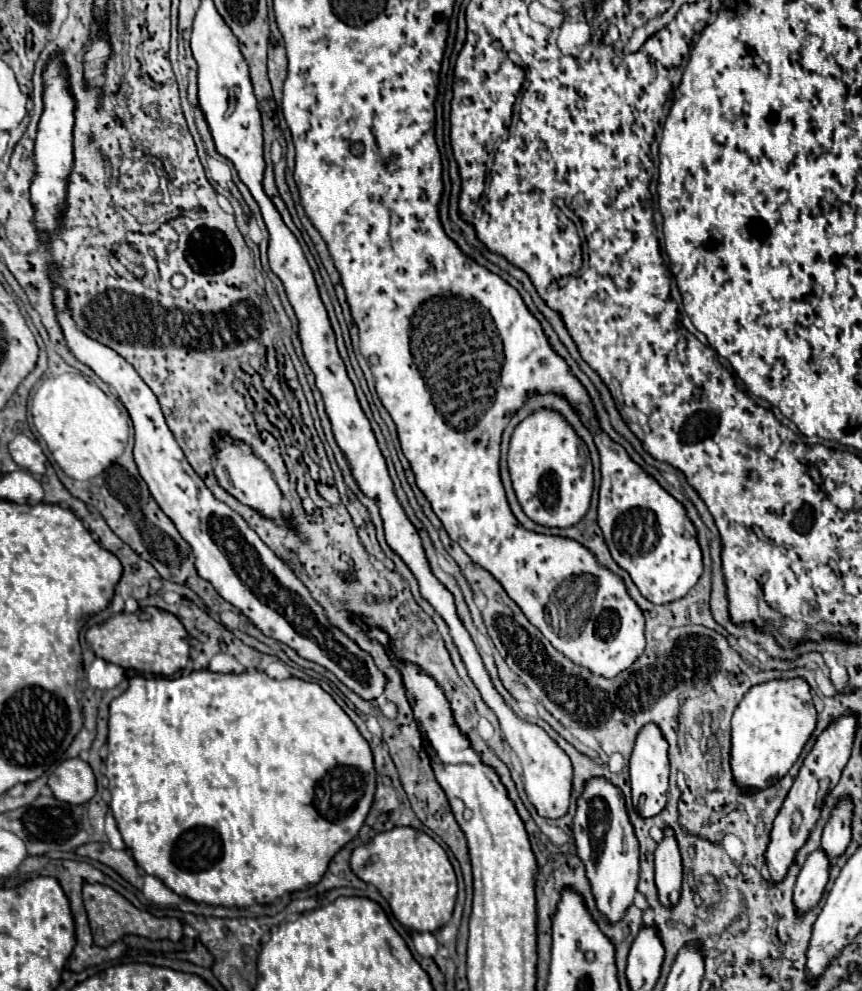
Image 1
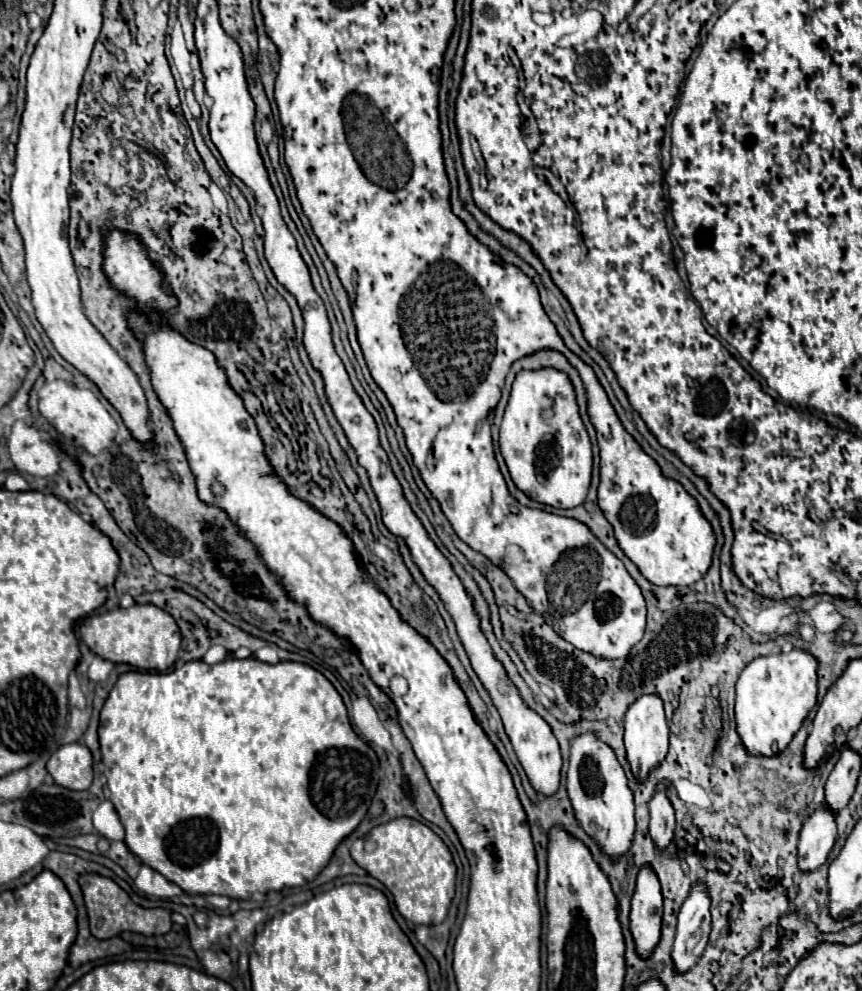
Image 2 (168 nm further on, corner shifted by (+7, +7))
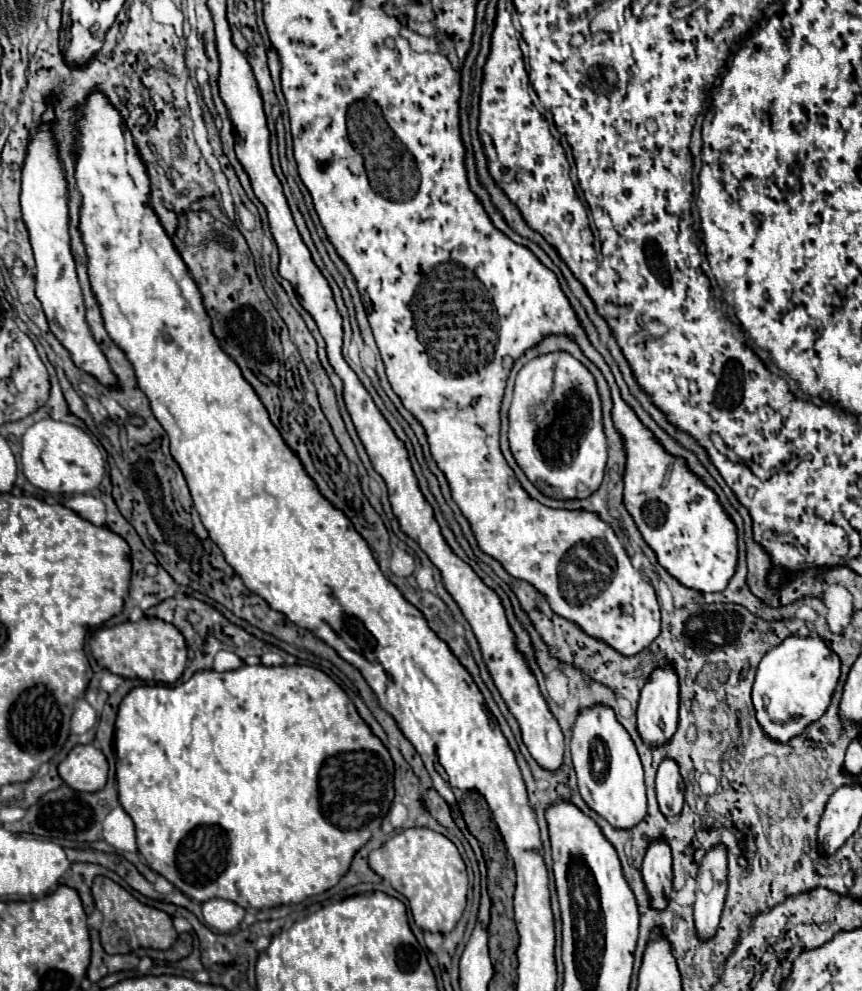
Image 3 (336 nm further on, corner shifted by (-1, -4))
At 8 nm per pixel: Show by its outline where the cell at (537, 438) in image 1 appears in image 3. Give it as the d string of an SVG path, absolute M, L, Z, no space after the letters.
M548 352L526 362L514 384L508 440L520 468L546 496L590 496L606 466L602 402L592 372L568 352Z

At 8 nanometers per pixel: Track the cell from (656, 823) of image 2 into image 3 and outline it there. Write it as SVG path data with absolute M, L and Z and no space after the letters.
M666 758L658 766L656 774L656 792L658 792L658 804L666 818L672 818L674 814L682 812L684 804L684 782L678 770L678 764L672 758Z

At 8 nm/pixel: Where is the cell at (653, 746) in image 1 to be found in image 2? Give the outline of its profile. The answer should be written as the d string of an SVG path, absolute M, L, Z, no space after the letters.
M644 695L636 703L632 703L624 717L624 745L632 775L638 779L646 779L664 761L668 753L668 723L660 697Z

